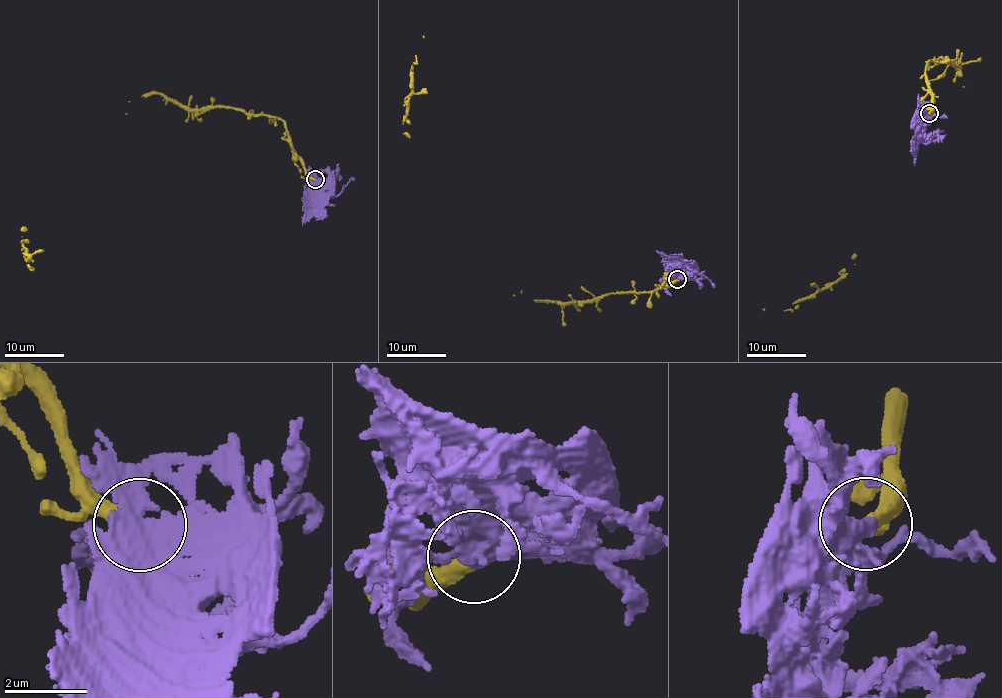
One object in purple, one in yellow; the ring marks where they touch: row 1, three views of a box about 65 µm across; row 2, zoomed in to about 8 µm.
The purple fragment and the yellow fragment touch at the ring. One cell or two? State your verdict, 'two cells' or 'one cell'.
two cells

